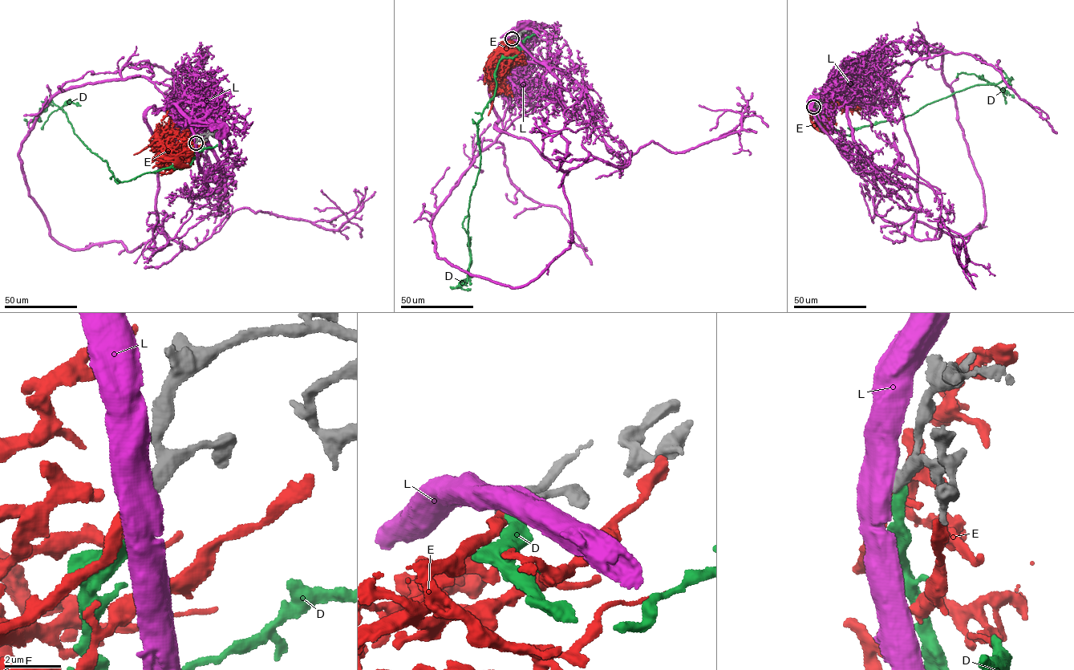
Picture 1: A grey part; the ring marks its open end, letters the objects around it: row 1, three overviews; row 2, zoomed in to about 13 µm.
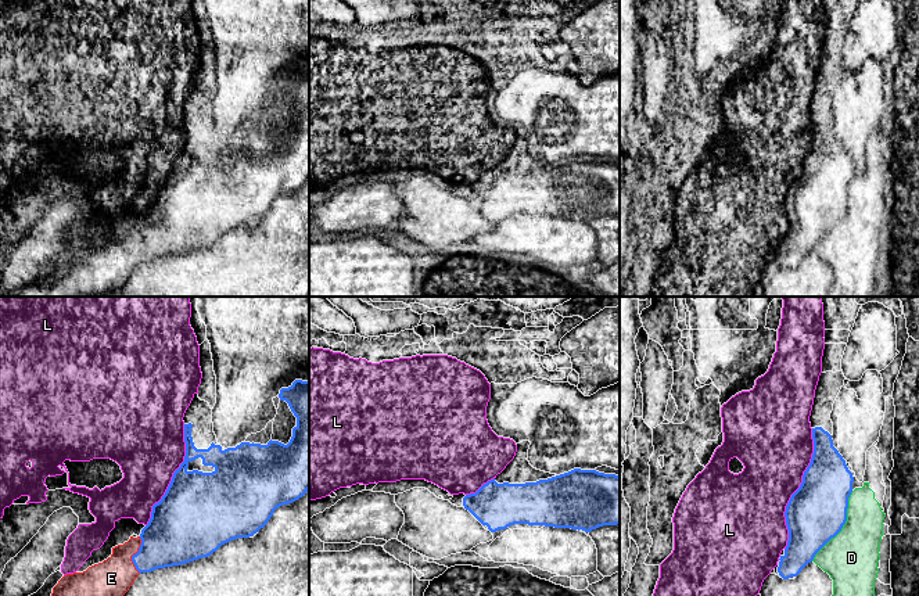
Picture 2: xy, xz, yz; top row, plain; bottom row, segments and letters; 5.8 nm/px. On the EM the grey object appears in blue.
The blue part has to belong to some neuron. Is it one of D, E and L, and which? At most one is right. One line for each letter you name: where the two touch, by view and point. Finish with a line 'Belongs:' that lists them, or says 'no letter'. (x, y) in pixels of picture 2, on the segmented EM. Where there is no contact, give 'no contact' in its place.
E: meets blue in xy at (133, 555)
Belongs: E

